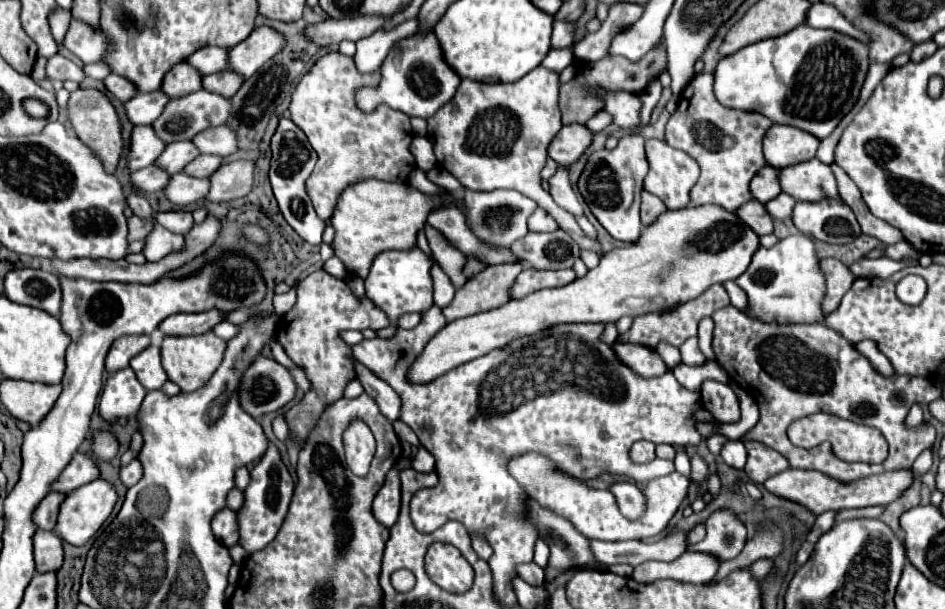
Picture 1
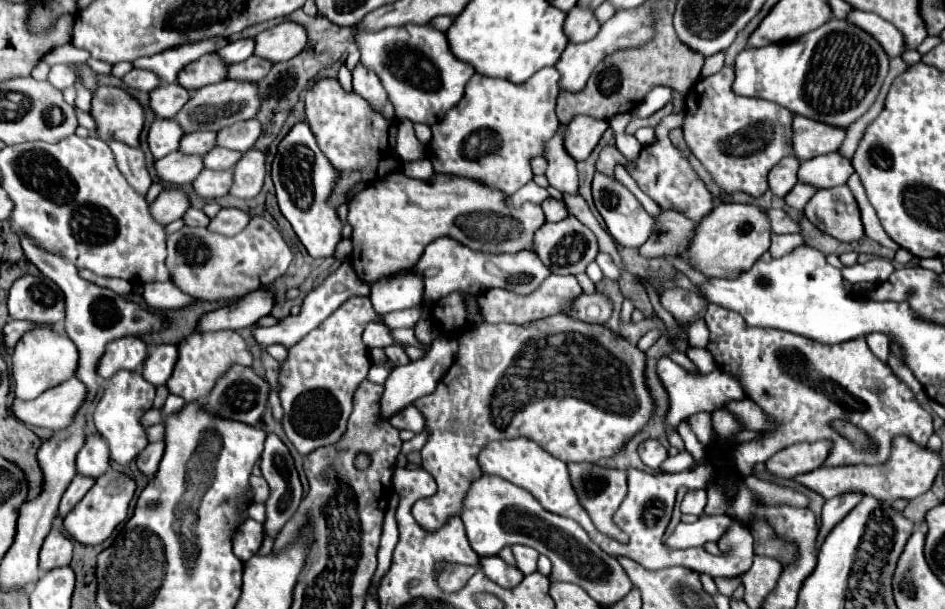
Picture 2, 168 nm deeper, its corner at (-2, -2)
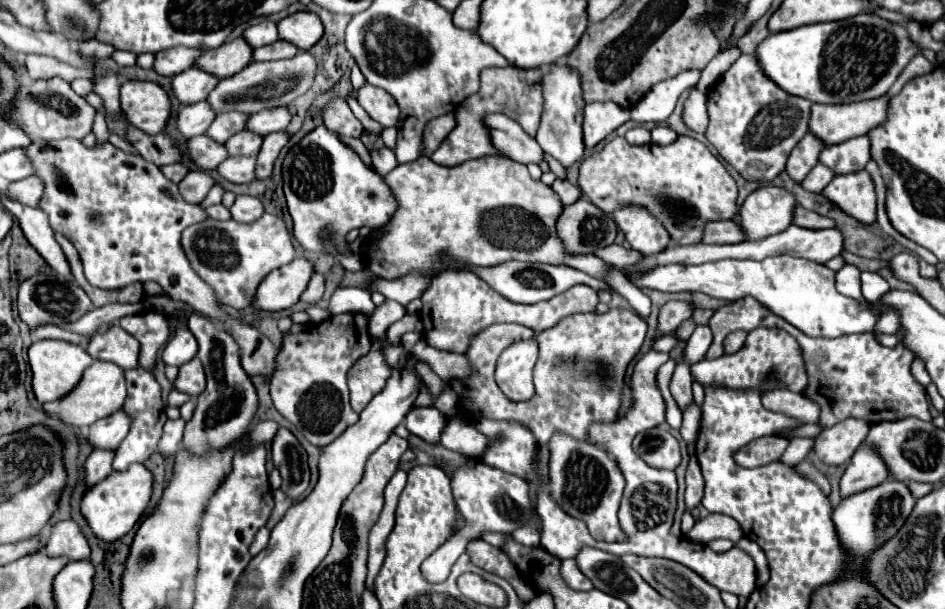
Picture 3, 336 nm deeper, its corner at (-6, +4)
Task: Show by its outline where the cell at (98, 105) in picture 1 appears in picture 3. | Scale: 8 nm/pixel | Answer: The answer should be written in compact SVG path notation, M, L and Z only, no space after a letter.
M126 81L120 87L120 101L128 121L146 133L160 133L170 121L172 103L158 83Z

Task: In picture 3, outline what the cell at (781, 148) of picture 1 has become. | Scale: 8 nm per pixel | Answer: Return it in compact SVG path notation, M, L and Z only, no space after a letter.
M888 95L876 101L856 101L856 105L812 105L810 131L826 145L842 143L866 135L880 127L888 117Z

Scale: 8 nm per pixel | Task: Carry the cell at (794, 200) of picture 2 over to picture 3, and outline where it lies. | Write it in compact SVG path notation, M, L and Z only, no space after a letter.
M816 165L810 173L808 173L808 177L802 181L802 185L804 185L804 189L806 191L810 191L810 193L820 193L832 179L834 179L834 175L836 173L832 173L832 169L828 169L826 165Z

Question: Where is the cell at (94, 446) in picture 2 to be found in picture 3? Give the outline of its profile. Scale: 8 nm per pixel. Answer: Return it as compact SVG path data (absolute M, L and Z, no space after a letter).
M116 411L94 425L88 427L88 439L102 449L116 449L122 439L128 435L130 429L130 415L124 411Z

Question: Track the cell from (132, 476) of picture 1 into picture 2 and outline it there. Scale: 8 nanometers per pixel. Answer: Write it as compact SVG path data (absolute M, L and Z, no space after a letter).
M164 441L150 443L150 445L136 457L136 467L138 467L138 471L140 471L144 477L152 479L154 473L156 473L156 469L158 469L158 463L160 463L162 455L164 455Z

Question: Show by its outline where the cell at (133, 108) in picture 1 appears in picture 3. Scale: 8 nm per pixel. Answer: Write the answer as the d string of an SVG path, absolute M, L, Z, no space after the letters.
M190 67L188 71L174 75L172 87L174 87L174 95L178 97L180 103L192 105L192 103L204 101L208 97L208 93L218 85L218 81L220 79L216 75L200 71L198 67Z

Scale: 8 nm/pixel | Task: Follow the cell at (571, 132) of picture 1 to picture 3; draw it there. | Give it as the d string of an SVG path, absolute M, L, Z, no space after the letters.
M590 103L584 109L584 143L592 149L606 135L616 131L620 125L630 121L630 111L612 103Z

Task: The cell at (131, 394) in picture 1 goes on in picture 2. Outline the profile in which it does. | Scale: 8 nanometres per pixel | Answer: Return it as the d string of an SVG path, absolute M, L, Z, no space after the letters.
M118 371L116 375L112 375L108 389L102 393L102 397L98 399L98 403L92 411L94 425L96 425L98 433L106 439L112 461L126 465L126 463L134 461L136 455L148 445L146 433L140 427L140 417L144 411L148 411L152 407L152 401L154 401L154 387L140 373Z

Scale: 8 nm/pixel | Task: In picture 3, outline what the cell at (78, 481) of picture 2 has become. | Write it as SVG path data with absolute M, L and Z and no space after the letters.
M94 449L86 461L86 483L96 485L112 473L114 451L112 449Z

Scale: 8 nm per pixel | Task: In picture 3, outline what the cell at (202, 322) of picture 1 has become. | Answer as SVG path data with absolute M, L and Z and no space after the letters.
M296 257L292 263L274 269L258 287L254 307L258 311L286 311L298 303L314 275L314 263L306 257Z

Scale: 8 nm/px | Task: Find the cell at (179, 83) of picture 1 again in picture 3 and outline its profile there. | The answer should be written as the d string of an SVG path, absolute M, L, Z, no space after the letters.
M242 37L220 45L218 49L208 49L198 61L196 67L224 79L236 75L240 69L250 65L252 61L252 47L246 45Z

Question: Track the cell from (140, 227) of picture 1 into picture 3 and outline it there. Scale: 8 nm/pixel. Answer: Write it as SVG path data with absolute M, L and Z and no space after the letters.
M190 171L180 183L180 193L186 201L192 203L202 203L204 197L208 195L208 191L214 187L214 179L206 173L206 171Z

